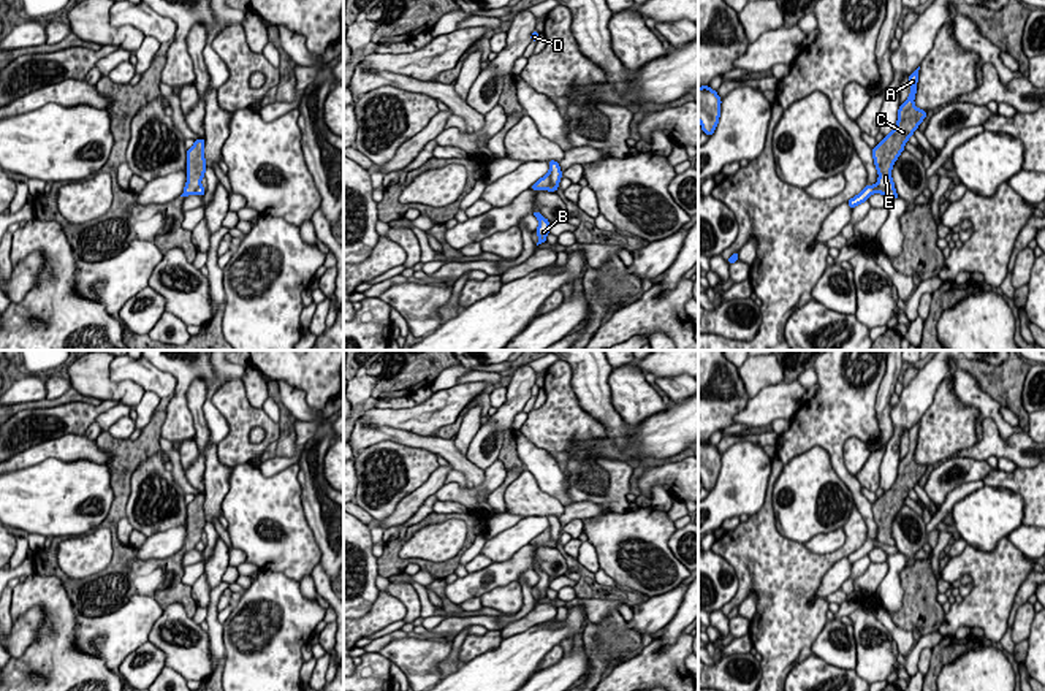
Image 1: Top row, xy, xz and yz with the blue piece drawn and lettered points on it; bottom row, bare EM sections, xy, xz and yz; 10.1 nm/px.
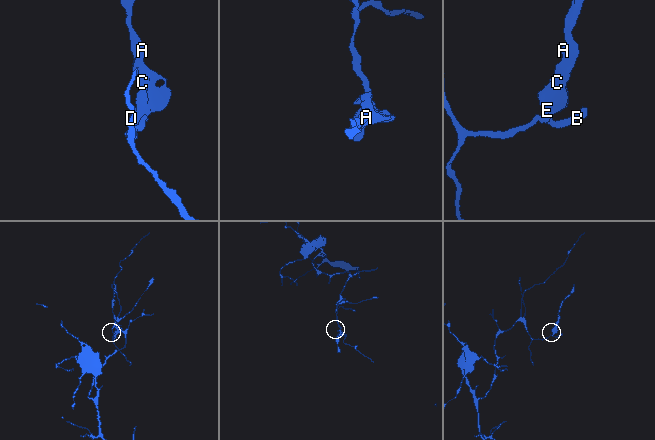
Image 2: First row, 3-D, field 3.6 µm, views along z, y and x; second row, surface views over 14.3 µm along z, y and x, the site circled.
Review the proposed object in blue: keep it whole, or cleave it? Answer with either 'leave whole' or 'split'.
split

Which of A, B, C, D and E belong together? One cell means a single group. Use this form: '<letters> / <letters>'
A C E / B D

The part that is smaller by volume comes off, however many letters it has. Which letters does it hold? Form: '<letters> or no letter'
A, C, E

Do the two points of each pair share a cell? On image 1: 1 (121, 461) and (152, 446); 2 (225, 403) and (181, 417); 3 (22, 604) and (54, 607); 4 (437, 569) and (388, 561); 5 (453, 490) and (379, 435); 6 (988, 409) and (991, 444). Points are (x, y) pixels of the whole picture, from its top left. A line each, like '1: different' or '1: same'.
1: same
2: different
3: same
4: same
5: different
6: different

